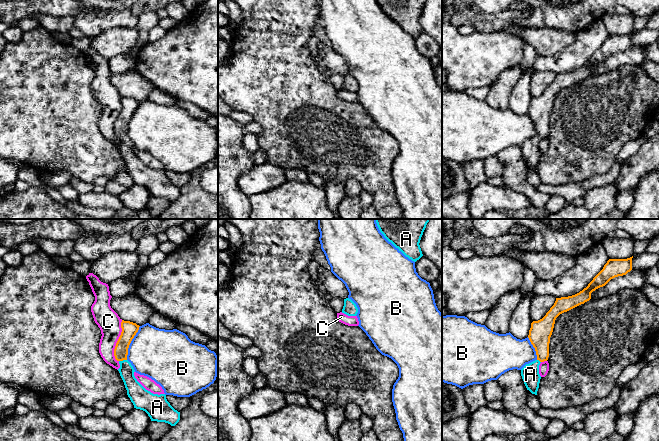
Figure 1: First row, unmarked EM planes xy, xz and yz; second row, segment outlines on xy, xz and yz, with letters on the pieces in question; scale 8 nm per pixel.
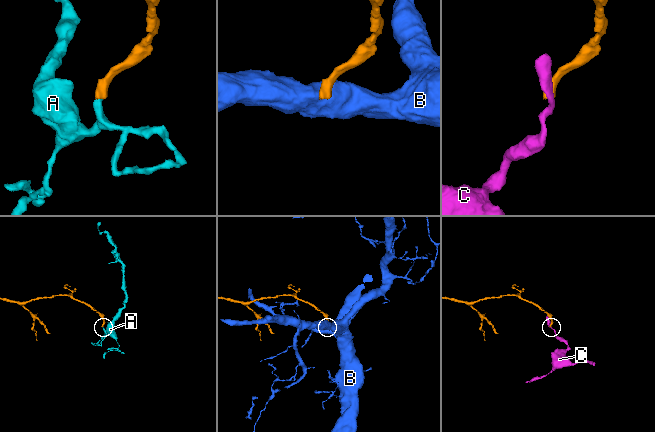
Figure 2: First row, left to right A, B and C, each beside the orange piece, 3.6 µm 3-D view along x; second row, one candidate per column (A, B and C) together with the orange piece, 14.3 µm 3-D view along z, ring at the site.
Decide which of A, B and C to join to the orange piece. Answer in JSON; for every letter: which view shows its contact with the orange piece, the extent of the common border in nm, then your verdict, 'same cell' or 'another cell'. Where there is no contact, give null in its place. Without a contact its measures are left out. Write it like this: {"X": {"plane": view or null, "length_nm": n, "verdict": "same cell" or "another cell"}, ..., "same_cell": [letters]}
{"A": {"plane": "xy", "length_nm": 70, "verdict": "same cell"}, "B": {"plane": "xy", "length_nm": 300, "verdict": "another cell"}, "C": {"plane": "xy", "length_nm": 340, "verdict": "another cell"}, "same_cell": ["A"]}

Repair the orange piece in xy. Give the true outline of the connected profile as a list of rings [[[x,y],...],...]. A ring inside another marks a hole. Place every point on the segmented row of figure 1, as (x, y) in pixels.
[[[122,320],[121,322],[122,332],[114,349],[115,359],[120,364],[118,371],[134,408],[145,411],[151,421],[165,422],[175,426],[180,420],[180,412],[170,405],[165,394],[153,394],[146,390],[135,378],[135,370],[127,360],[129,345],[139,327],[130,321]]]

